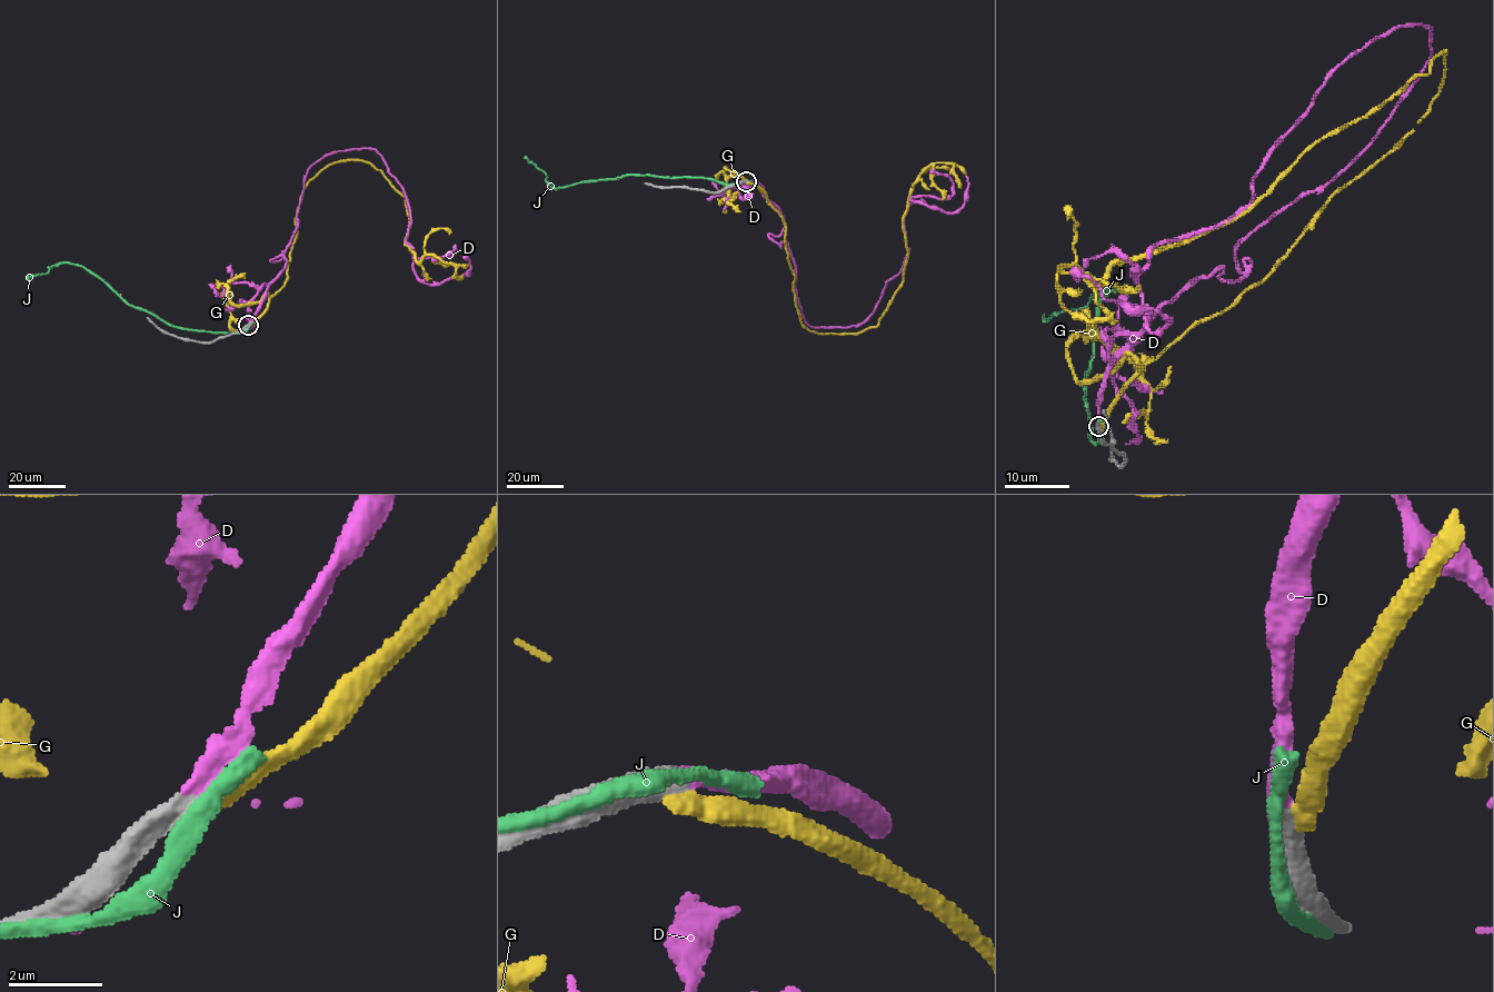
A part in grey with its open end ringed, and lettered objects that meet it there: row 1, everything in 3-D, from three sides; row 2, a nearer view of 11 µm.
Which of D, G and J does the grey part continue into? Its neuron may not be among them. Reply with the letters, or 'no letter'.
D

